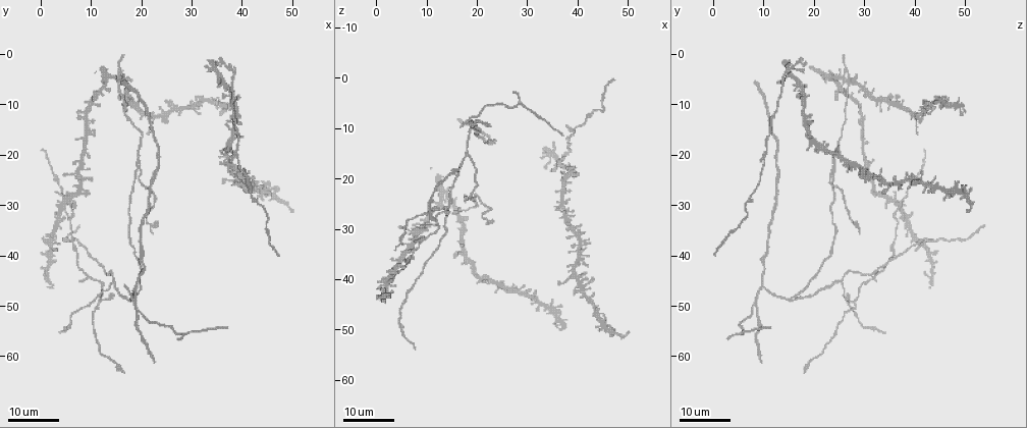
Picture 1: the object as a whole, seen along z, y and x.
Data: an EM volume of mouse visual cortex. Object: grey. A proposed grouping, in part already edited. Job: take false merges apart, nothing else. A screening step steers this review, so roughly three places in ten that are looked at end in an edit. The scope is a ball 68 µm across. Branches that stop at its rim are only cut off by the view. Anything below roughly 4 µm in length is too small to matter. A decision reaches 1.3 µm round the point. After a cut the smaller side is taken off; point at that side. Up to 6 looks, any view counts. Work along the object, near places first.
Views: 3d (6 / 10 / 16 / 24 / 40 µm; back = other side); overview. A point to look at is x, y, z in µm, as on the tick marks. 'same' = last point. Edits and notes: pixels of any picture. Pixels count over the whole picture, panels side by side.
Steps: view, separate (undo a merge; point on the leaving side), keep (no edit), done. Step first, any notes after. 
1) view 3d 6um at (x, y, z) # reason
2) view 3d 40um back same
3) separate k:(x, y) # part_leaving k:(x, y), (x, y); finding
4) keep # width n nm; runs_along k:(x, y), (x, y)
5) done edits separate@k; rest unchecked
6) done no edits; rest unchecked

view 3d 24um at (6.5, 30.5, 36.5) # four arms meet

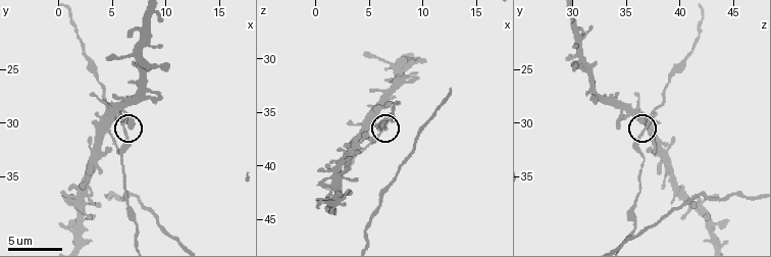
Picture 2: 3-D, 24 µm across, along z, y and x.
view 3d 10um at (6.2, 30.8, 36.8)

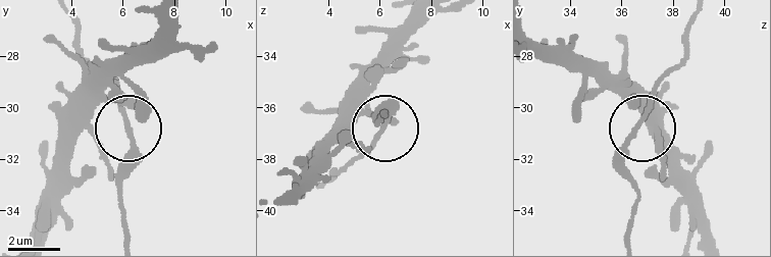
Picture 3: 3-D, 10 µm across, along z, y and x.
keep # all the same cell

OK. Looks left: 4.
view 3d 16um at (14.5, 45.0, 25.5) # three arms meet

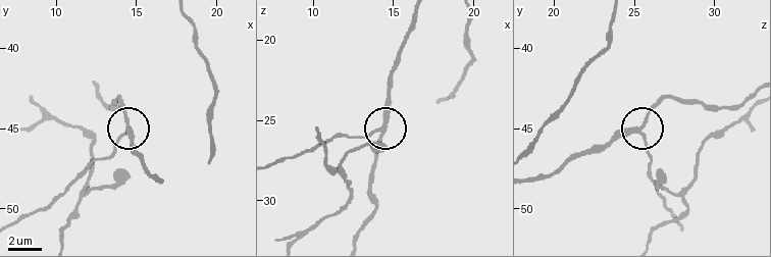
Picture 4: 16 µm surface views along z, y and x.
view 3d 6um at (14.5, 45.2, 25.3) # zoom in

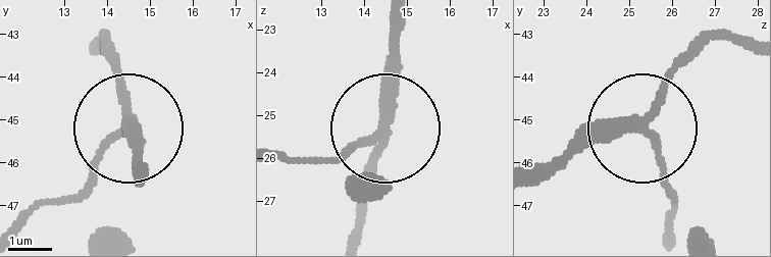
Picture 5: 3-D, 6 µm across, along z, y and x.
keep # runs_along 5:(400, 26), (386, 124), (326, 157); all the same cell

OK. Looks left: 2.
view 3d 24um at (18.5, 50.0, 8.5) # two arms in line, one across

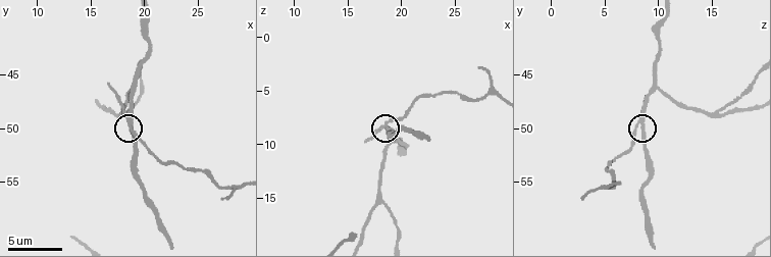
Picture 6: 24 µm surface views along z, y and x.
view 3d 10um at (18.8, 49.6, 8.2) # zoom in

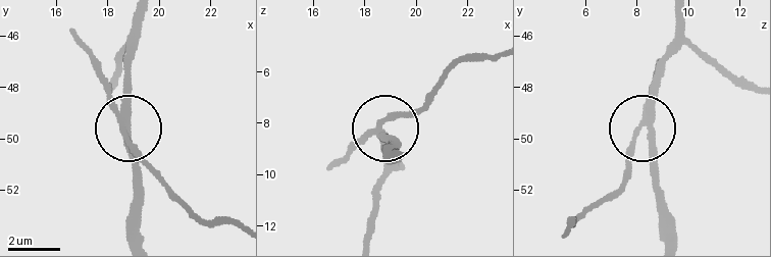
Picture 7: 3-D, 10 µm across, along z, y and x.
separate 7:(100, 82) # arms 3; part_leaving 7:(118, 122), (139, 159), (198, 218), (237, 225); two cells meet here

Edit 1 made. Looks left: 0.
done edits separate@7; rest unchecked

